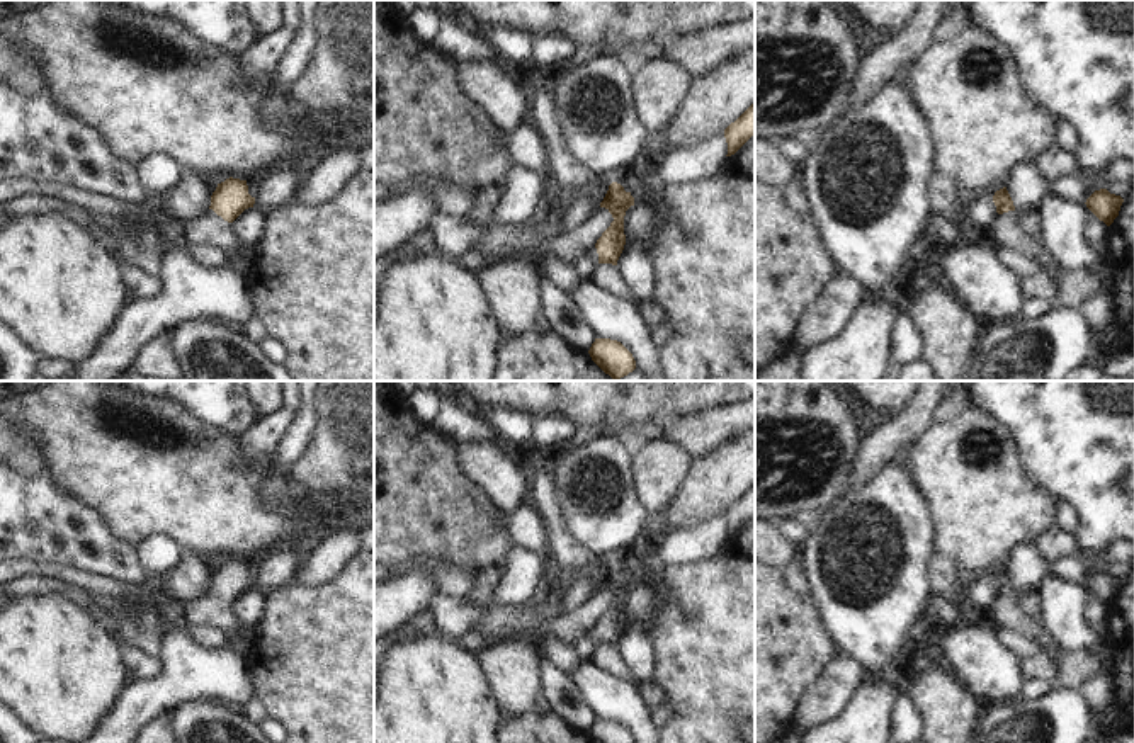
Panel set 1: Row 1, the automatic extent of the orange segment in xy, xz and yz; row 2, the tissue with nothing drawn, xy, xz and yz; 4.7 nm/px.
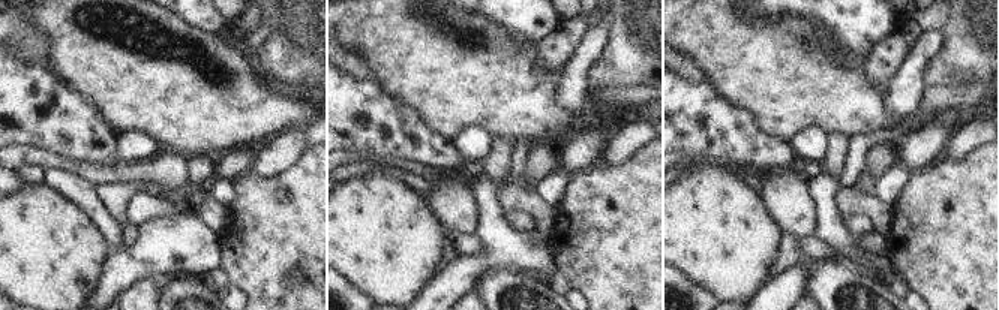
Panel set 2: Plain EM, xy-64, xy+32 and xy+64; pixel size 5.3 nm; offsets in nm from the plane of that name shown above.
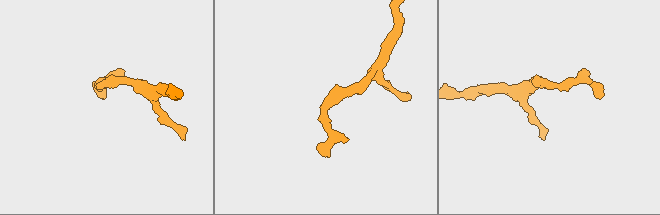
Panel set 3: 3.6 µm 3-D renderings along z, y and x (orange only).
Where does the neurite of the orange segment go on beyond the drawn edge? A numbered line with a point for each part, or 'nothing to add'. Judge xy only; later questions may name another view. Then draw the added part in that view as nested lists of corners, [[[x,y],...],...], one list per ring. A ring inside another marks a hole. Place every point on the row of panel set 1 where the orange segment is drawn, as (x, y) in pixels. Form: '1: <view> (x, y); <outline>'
1: xy (211, 230); [[[213,209],[201,218],[187,221],[184,224],[184,236],[190,243],[221,250],[228,258],[228,265],[236,275],[245,279],[248,274],[250,262],[240,257],[243,245],[235,236],[231,223],[224,221]]]

